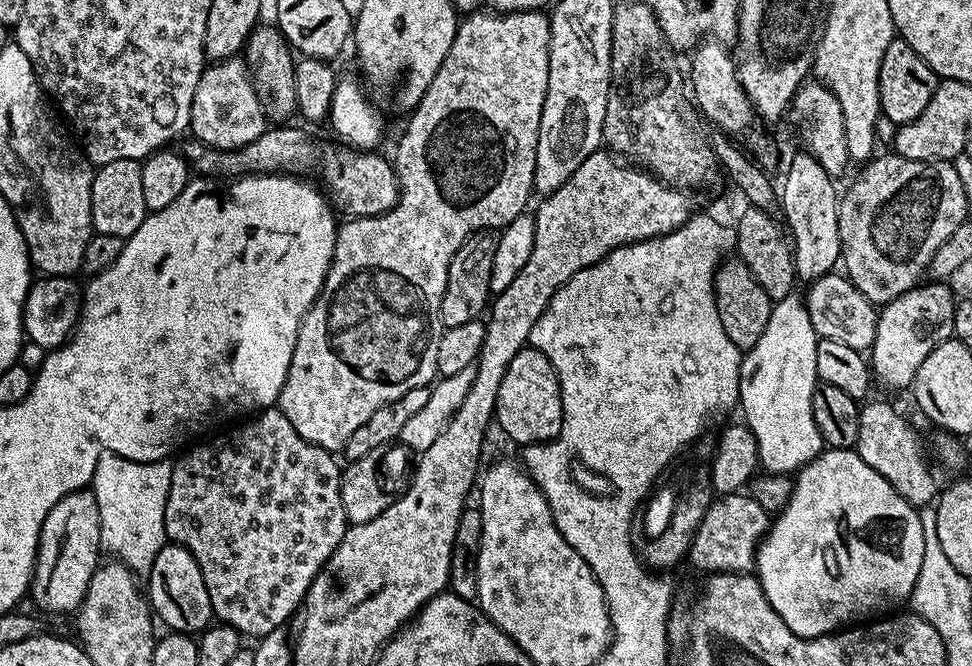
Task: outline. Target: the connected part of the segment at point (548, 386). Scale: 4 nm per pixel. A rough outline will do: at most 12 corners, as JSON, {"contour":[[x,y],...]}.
{"contour":[[534,347],[514,354],[495,423],[516,444],[562,430],[554,366]]}

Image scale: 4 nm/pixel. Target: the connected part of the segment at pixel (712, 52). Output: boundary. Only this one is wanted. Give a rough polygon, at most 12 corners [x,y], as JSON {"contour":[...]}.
{"contour":[[697,43],[690,96],[713,129],[737,138],[754,109],[733,57]]}

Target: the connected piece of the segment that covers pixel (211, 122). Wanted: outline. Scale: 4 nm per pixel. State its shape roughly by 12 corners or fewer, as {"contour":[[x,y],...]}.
{"contour":[[243,59],[209,63],[191,135],[227,150],[266,117]]}

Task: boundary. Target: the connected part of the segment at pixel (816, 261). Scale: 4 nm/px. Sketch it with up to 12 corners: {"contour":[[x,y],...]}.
{"contour":[[800,150],[778,204],[801,281],[841,263],[838,188]]}

